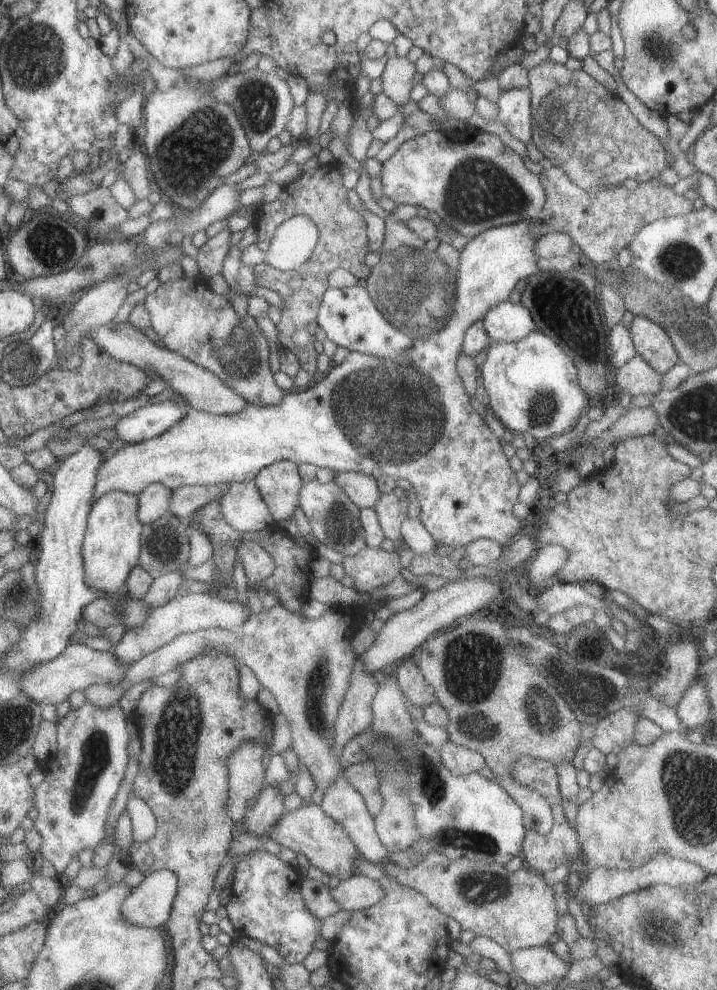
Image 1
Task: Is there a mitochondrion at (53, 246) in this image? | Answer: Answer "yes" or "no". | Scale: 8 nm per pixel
yes

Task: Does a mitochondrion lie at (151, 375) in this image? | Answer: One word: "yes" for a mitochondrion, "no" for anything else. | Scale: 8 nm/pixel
no

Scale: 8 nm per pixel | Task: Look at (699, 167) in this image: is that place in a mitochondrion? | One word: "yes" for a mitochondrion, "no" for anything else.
no

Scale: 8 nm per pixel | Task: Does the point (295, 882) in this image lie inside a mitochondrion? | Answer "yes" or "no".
no

